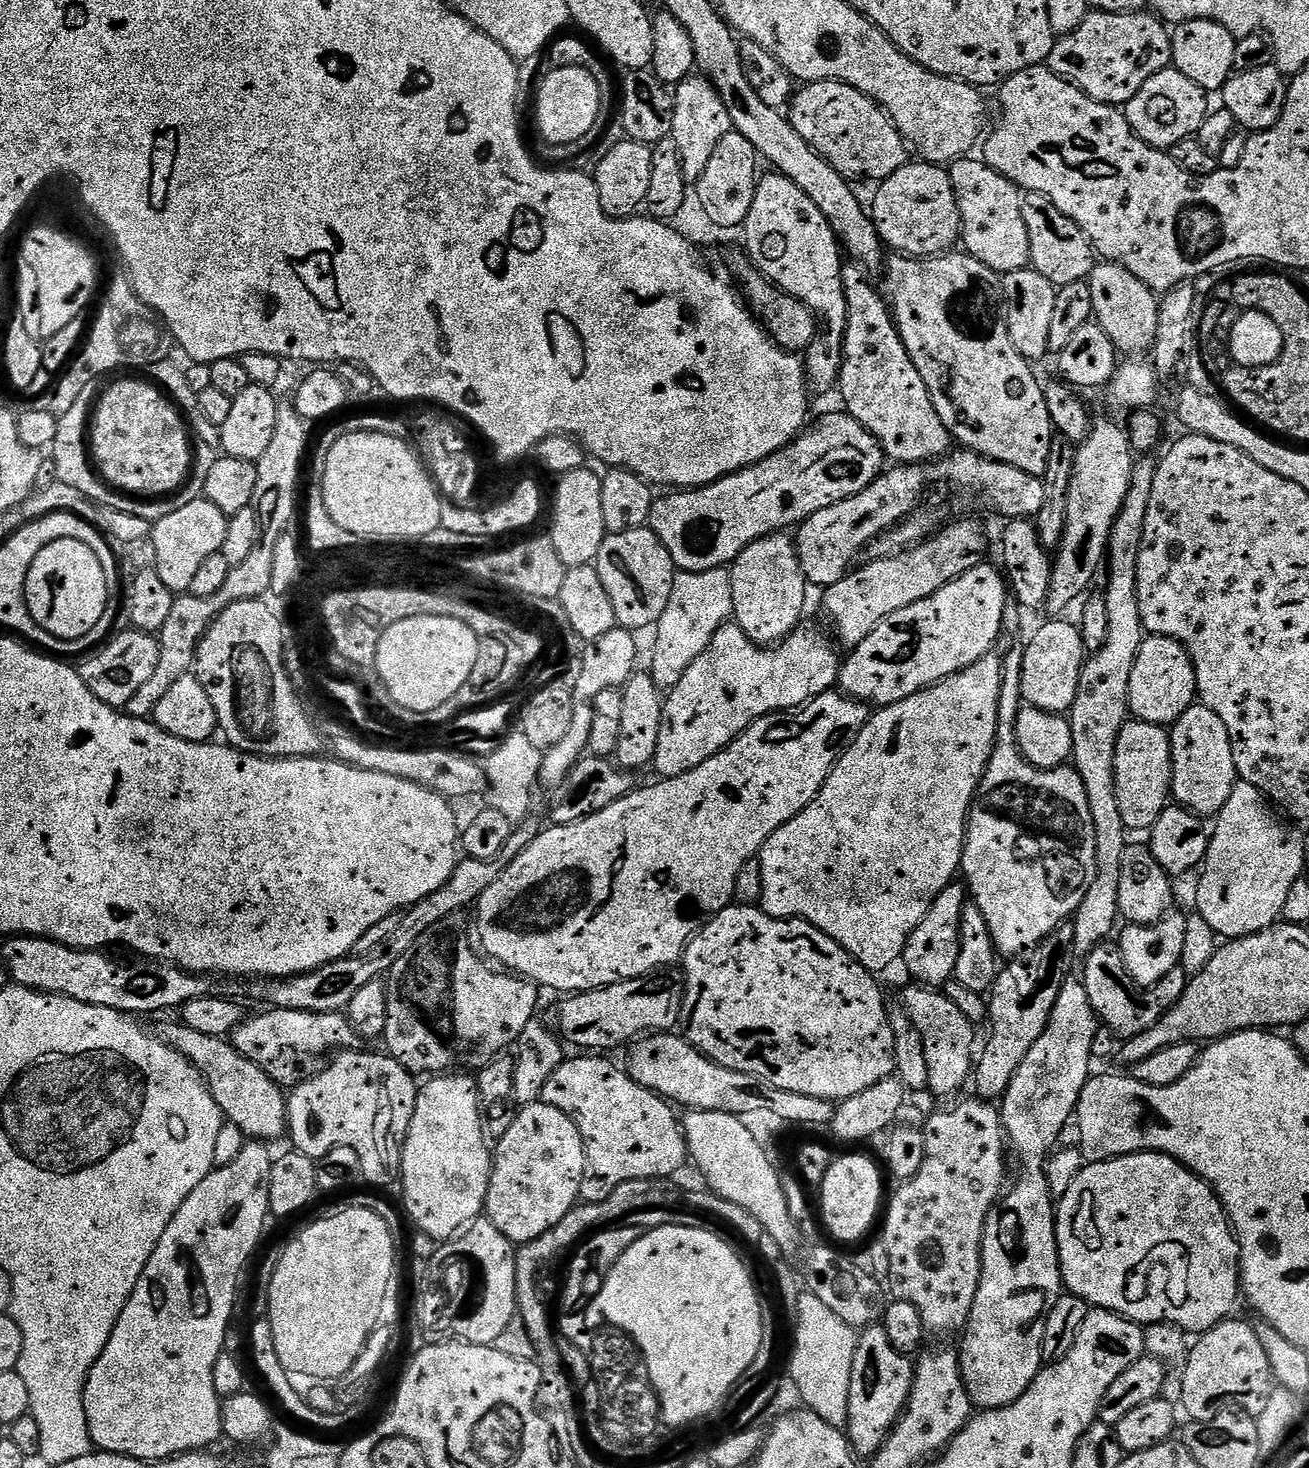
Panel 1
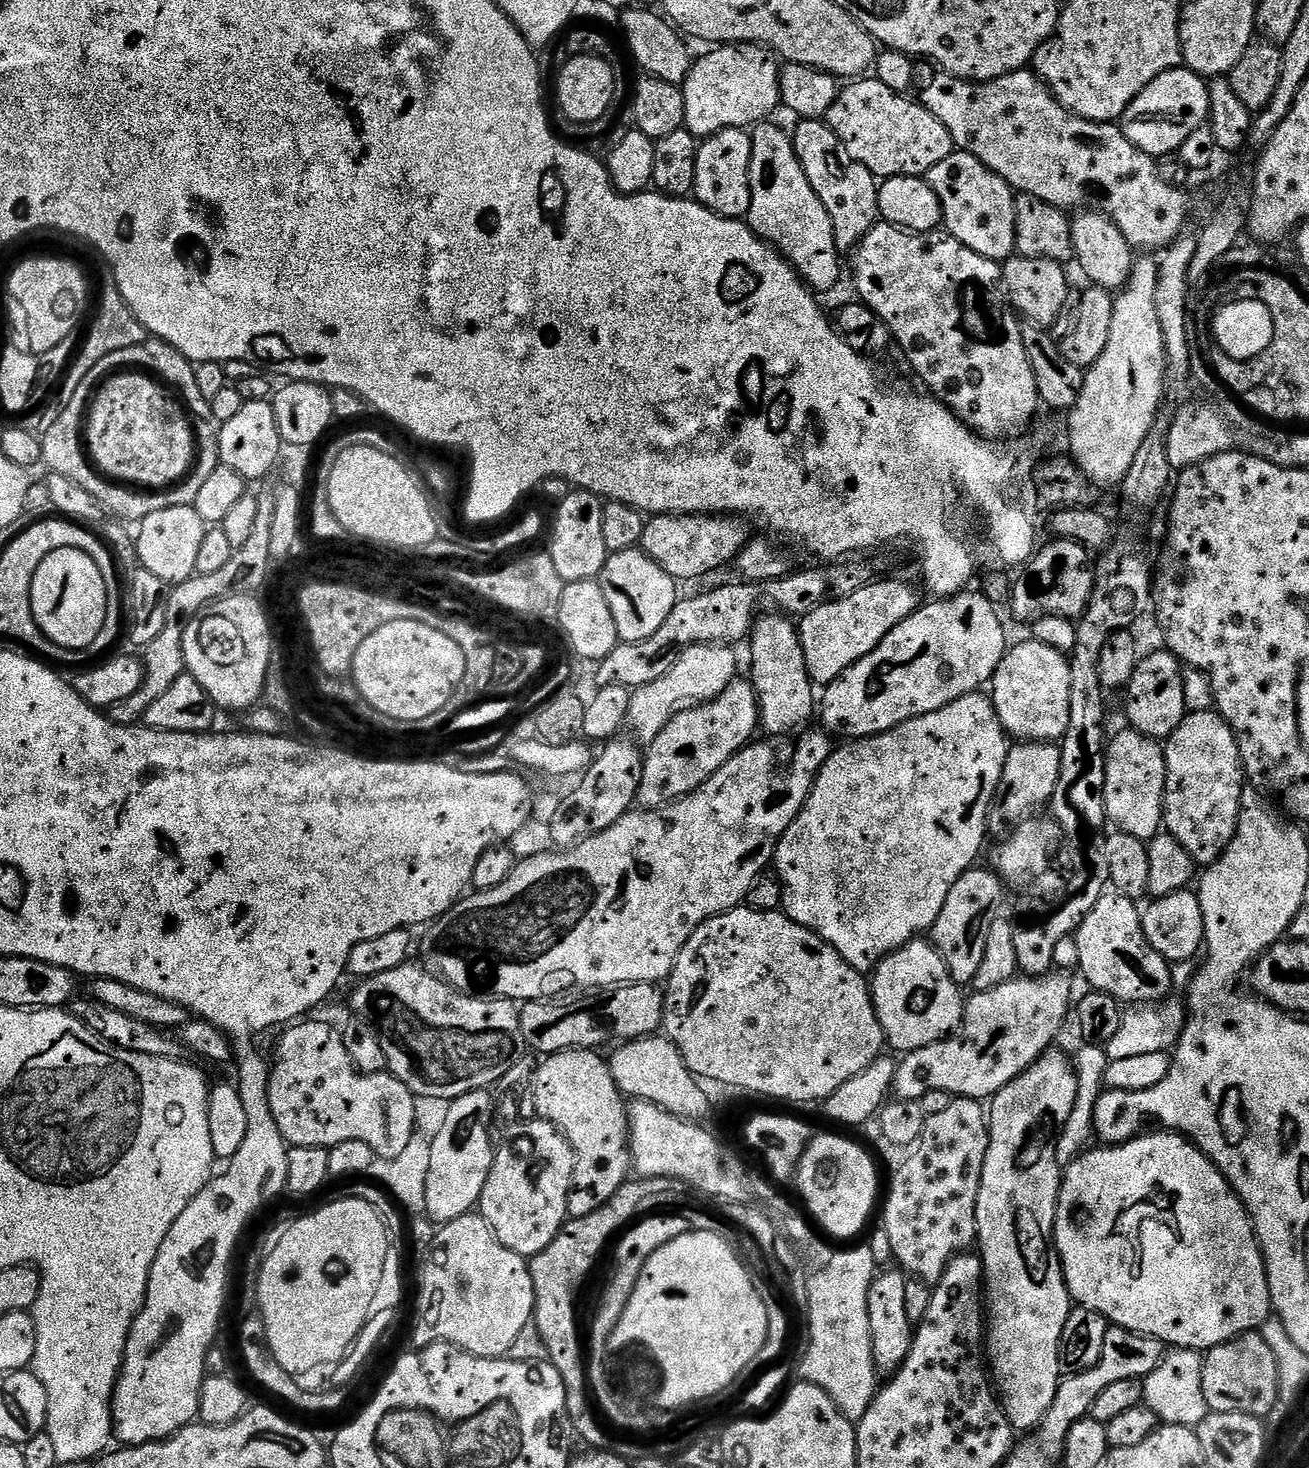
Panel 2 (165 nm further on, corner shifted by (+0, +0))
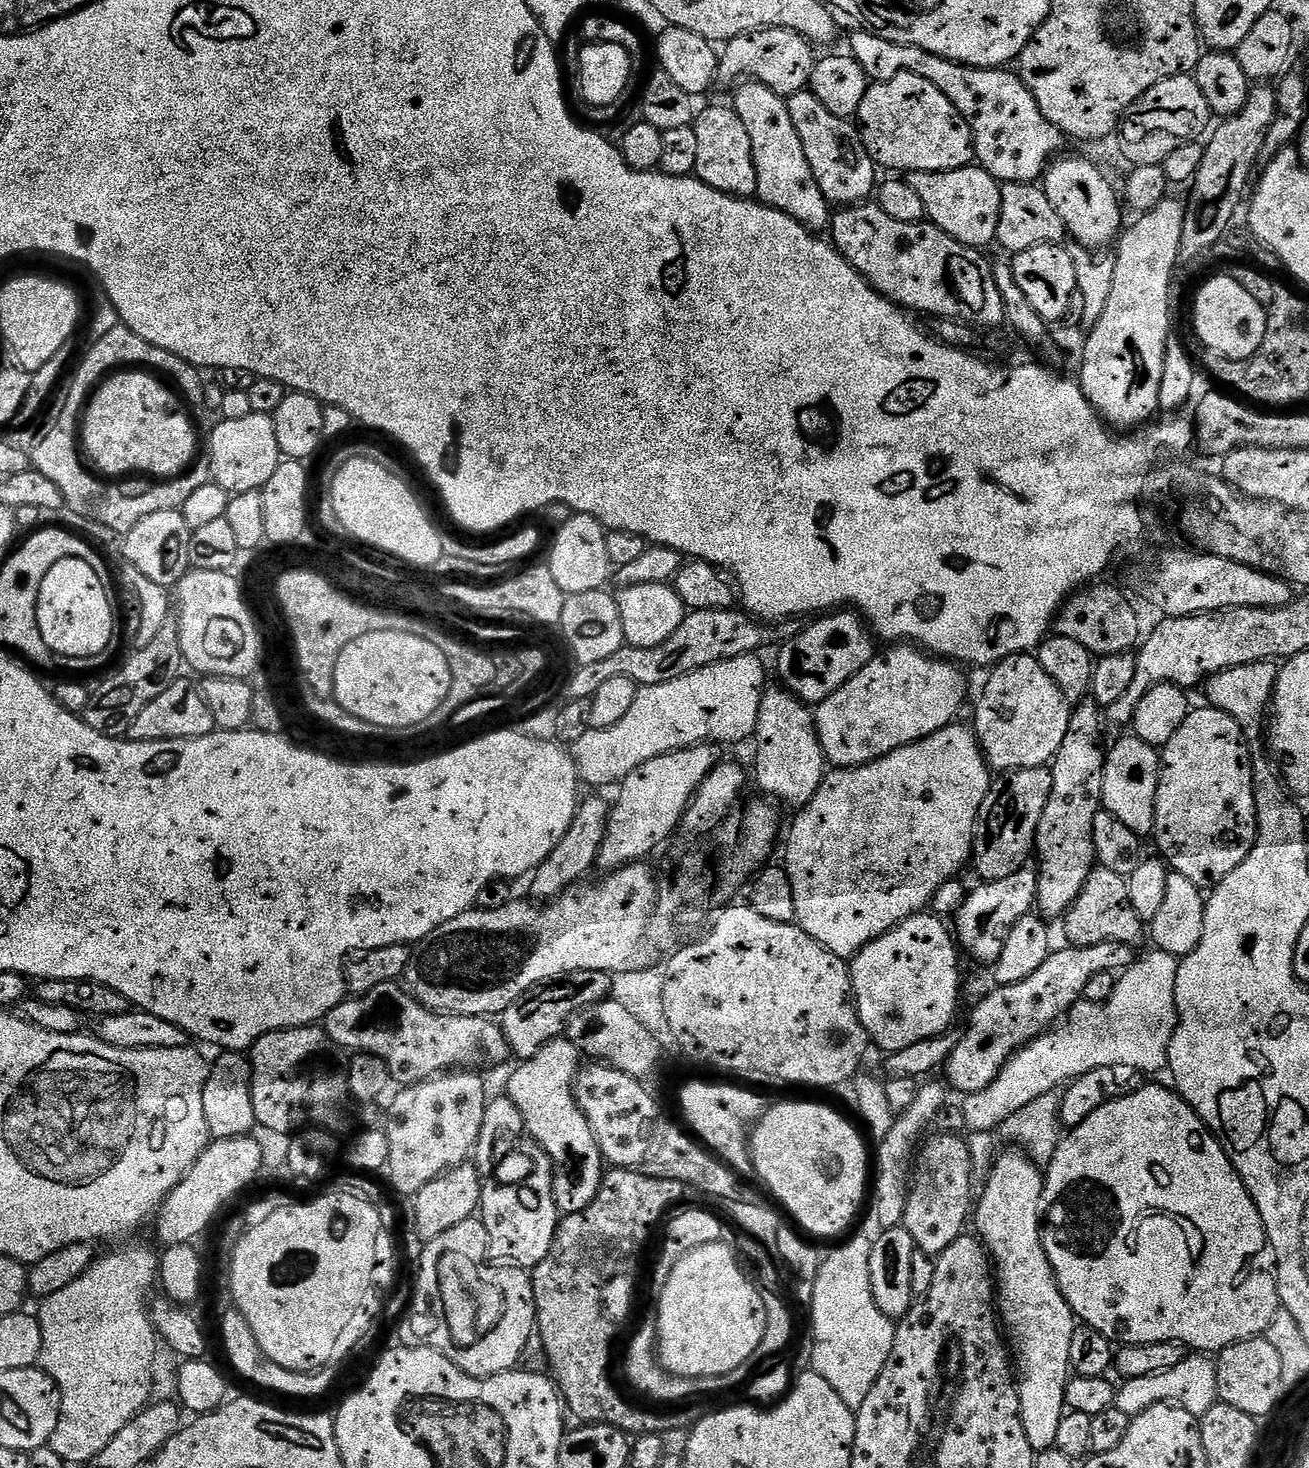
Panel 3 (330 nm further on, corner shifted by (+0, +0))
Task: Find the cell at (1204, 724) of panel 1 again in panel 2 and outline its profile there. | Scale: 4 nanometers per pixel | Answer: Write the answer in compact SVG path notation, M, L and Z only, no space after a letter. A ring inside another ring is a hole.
M1215 710L1189 711L1178 726L1178 730L1174 730L1174 734L1168 737L1163 750L1166 762L1163 827L1167 835L1175 838L1182 846L1182 850L1190 854L1195 864L1210 865L1230 846L1240 821L1240 803L1246 787L1246 777L1240 761L1238 742L1228 723L1220 717L1219 712Z

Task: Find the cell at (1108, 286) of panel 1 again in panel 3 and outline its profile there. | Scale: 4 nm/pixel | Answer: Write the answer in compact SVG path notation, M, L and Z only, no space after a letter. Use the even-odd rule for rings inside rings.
M1064 156L1053 159L1048 165L1048 171L1042 177L1042 187L1046 198L1064 223L1065 233L1075 243L1084 248L1104 250L1109 247L1108 243L1115 241L1122 231L1120 224L1120 208L1122 200L1112 189L1112 184L1100 173L1096 164L1083 160L1080 156Z

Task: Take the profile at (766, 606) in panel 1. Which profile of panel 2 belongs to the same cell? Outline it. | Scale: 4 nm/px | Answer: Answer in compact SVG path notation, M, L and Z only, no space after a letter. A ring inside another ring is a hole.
M783 614L763 615L753 625L750 633L751 644L750 683L758 698L760 728L772 736L799 733L807 725L804 723L814 716L814 700L812 704L814 685L806 670L806 658L797 625Z

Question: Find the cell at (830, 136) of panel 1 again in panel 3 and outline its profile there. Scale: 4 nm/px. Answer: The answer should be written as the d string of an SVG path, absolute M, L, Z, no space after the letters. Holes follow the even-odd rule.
M900 72L892 80L869 83L866 98L856 112L858 131L866 150L881 169L893 168L893 173L945 172L969 167L975 161L976 147L972 141L972 131L968 120L958 114L954 102L926 78L913 72Z

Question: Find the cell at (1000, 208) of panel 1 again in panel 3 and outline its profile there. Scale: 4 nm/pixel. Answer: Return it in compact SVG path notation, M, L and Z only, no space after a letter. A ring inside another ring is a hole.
M969 166L945 172L909 172L906 179L910 186L914 186L918 198L922 198L925 217L946 234L950 234L950 238L954 238L959 244L966 245L967 248L977 250L987 249L987 244L991 245L995 241L998 214L1002 210L1002 194L1000 193L1002 184L1001 181L993 178L985 168Z

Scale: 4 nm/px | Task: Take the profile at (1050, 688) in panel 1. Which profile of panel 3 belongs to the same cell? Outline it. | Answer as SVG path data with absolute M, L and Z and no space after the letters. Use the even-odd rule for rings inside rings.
M1032 654L1006 658L987 676L984 693L974 704L974 731L989 769L1003 774L1051 765L1058 746L1062 746L1062 738L1066 738L1066 726L1070 726L1072 717L1068 699L1058 690L1054 678L1042 670L1039 659Z

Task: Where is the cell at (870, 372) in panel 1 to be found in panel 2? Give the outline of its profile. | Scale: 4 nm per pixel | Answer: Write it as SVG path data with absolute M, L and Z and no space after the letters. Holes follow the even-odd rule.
M800 120L797 125L796 132L791 133L792 148L806 178L810 178L810 186L814 186L814 194L822 198L822 206L830 214L836 248L841 254L851 253L880 220L878 178L858 158L850 158L850 150L824 120Z

